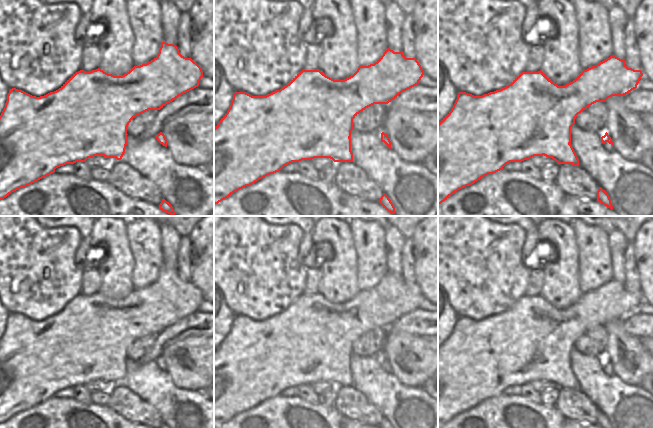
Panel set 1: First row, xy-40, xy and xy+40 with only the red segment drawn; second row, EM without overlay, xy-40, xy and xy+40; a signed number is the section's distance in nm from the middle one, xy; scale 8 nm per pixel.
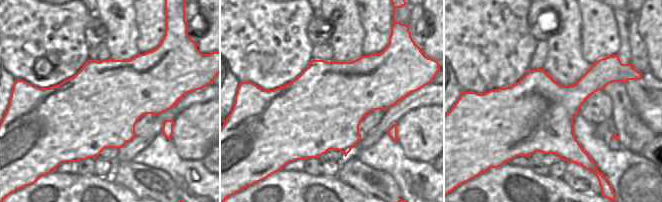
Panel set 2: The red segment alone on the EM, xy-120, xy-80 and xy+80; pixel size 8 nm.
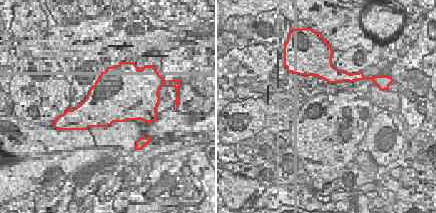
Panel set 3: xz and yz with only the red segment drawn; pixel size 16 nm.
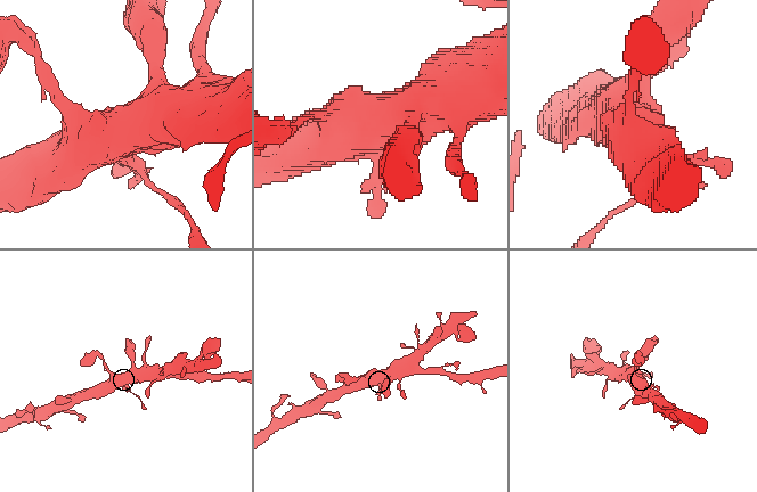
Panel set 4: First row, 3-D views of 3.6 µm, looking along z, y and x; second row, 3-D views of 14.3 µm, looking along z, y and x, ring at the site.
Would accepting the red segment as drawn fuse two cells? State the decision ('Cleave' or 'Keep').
Cleave.

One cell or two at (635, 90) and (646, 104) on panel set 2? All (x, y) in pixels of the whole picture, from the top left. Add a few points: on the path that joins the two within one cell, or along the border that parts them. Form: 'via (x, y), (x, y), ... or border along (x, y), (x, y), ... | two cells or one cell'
via (637, 93), (643, 101) | one cell

